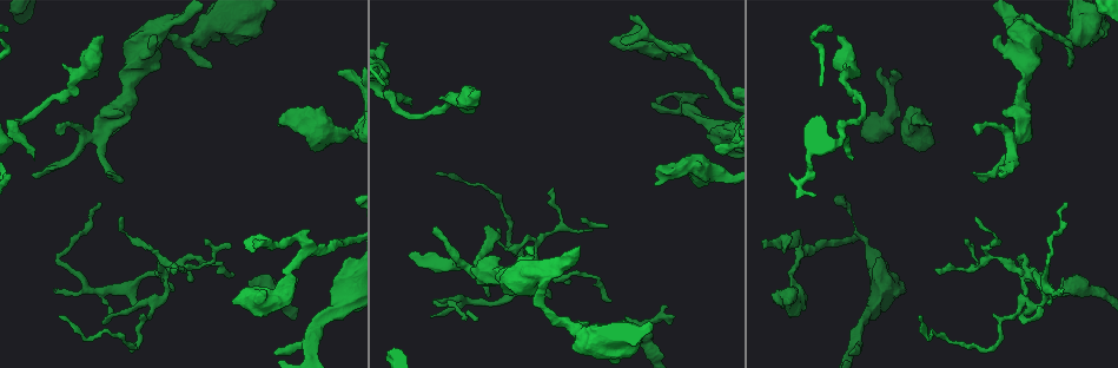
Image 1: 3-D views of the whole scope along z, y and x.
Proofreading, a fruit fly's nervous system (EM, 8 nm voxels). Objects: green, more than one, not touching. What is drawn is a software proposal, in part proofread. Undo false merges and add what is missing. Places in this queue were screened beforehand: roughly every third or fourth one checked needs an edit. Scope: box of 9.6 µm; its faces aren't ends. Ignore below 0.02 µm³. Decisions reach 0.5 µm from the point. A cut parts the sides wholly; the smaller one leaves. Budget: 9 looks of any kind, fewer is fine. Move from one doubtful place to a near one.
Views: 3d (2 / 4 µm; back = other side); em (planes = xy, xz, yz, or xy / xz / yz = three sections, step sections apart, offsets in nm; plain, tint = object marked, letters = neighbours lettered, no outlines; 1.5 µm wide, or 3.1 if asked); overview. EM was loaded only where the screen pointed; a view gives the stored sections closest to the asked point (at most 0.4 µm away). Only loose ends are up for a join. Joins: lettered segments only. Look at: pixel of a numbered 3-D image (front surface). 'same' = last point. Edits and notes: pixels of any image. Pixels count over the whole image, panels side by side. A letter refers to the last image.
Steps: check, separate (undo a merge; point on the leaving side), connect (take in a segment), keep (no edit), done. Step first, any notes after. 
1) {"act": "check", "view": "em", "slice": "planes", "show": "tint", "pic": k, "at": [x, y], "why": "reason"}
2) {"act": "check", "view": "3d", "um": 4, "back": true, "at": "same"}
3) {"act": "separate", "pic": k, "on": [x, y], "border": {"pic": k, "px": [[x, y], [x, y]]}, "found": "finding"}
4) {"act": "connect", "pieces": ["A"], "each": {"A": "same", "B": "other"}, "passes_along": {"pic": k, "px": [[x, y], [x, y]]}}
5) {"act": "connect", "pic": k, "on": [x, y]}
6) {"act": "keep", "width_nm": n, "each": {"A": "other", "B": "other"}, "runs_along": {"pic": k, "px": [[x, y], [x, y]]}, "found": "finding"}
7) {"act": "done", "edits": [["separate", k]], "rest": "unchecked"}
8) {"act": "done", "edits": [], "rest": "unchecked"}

{"act": "check", "view": "em", "slice": "xy", "step": 4, "show": "tint", "pic": 1, "at": [53, 290], "why": "tapers out"}

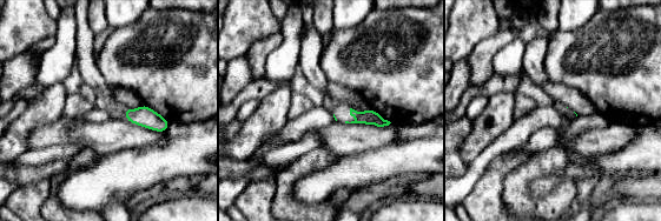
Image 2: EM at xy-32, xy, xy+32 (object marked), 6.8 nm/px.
{"act": "check", "view": "em", "slice": "xz", "step": 4, "show": "letters", "at": "same", "why": "another direction"}

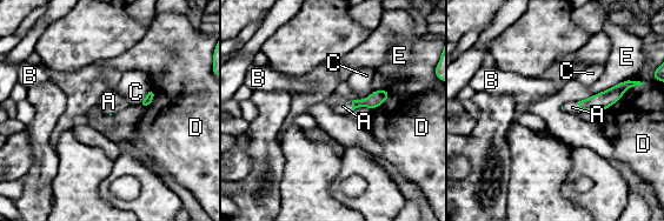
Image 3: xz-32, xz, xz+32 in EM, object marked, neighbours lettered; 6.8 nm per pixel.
{"act": "connect", "pieces": ["A"], "each": {"A": "same", "B": "other", "C": "other", "D": "other", "E": "other"}, "passes_along": {"pic": 3, "px": [[377, 98], [352, 106], [343, 106]]}, "found": "the cell continues"}

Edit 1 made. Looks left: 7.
{"act": "check", "view": "overview", "why": "redraw"}

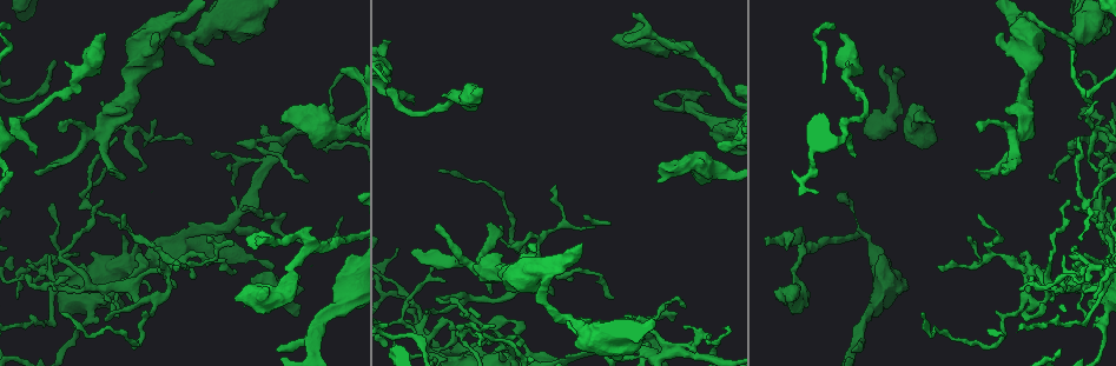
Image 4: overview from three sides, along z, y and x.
{"act": "check", "view": "em", "slice": "planes", "show": "letters", "pic": 4, "at": [101, 199], "why": "an open end"}

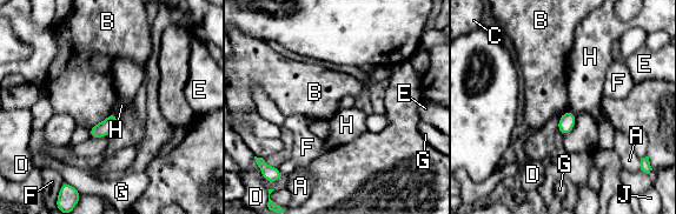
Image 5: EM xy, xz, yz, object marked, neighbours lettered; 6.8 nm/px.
{"act": "keep", "longest_contact_nm": ["B", 180], "each": {"A": "other", "B": "other", "C": "other", "D": "other", "E": "other", "F": "other", "G": "other", "H": "other", "J": "other"}, "border": {"pic": 5, "px": [[111, 111], [103, 120], [91, 127]]}, "found": "no lettered segment goes on from it"}

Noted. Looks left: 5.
{"act": "check", "view": "em", "slice": "planes", "show": "letters", "pic": 4, "at": [1003, 174], "why": "thin end"}

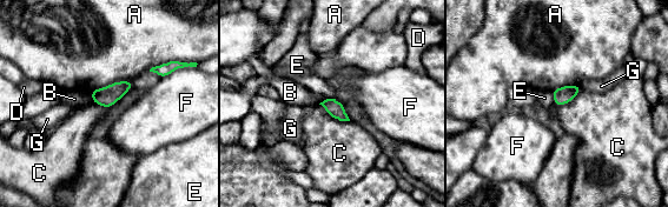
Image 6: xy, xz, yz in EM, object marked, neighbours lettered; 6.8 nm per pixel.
{"act": "keep", "each": {"A": "other", "B": "other", "C": "other", "D": "other", "E": "other", "F": "other", "G": "other"}, "border": {"pic": 6, "px": [[318, 104], [331, 117], [349, 121]]}, "found": "no lettered segment goes on from it"}

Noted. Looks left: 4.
{"act": "check", "view": "3d", "um": 4, "pic": 4, "at": [544, 278], "why": "sudden change in width"}

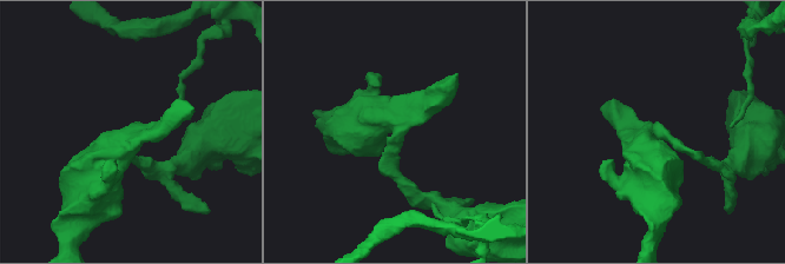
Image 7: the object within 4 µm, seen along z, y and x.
{"act": "check", "view": "em", "slice": "yz", "step": 8, "show": "tint", "pic": 7, "at": [129, 139], "arms": 4, "why": "shape alone is not enough"}

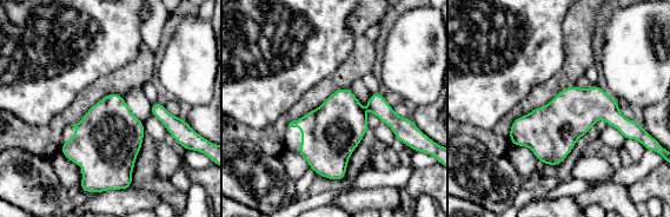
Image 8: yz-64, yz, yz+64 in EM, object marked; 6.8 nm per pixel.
{"act": "check", "view": "em", "slice": "planes", "show": "letters", "at": "same", "why": "another direction"}

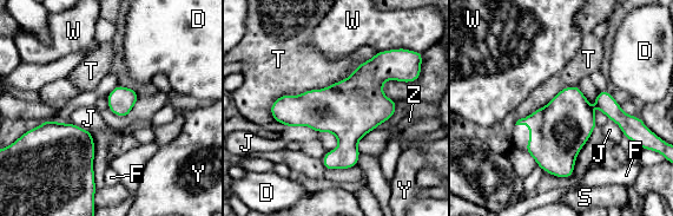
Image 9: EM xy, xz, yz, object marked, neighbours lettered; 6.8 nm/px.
{"act": "keep", "width_nm": 400, "each": {"D": "other", "F": "other", "J": "other", "S": "other", "T": "other", "W": "other", "Y": "other", "Z": "other"}, "border": {"pic": 9, "px": [[360, 64], [281, 95], [271, 117]]}, "found": "one cell here"}

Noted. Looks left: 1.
{"act": "done", "edits": [["connect", 3]], "rest": "unchecked"}

